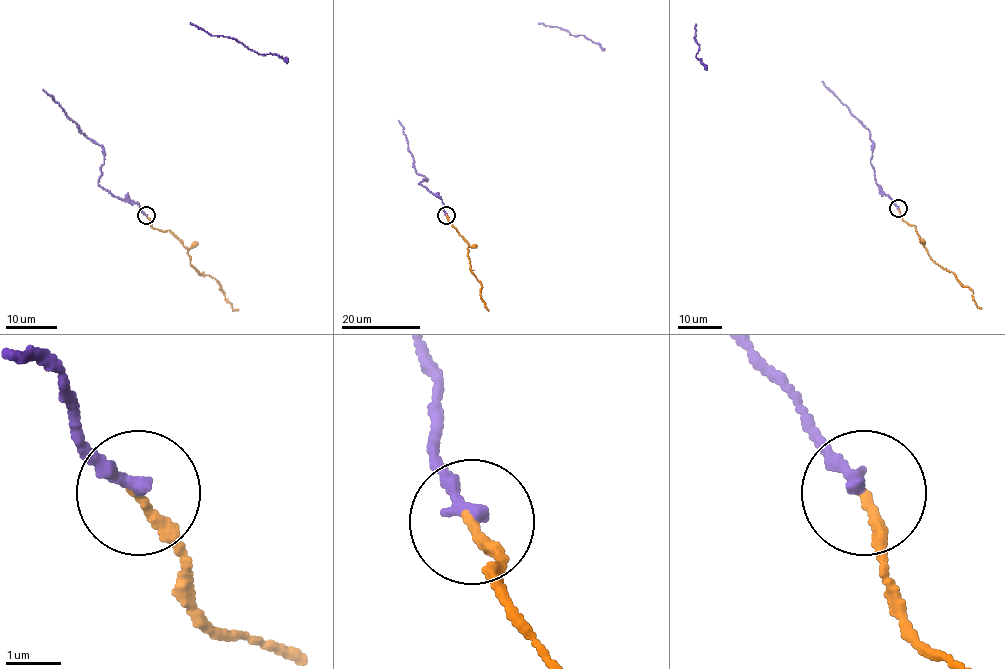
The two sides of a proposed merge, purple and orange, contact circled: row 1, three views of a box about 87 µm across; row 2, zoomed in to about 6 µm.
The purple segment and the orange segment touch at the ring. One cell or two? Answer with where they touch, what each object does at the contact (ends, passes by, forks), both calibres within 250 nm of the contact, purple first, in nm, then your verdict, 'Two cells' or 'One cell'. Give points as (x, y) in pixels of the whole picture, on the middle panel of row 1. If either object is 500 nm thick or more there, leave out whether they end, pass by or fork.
Place: (446, 215). At the ring purple ends. At the ring orange ends. Thickness 260 nm (purple) against 190 nm. One cell

